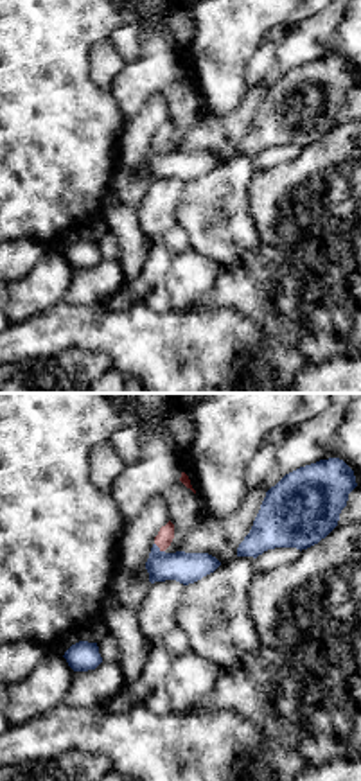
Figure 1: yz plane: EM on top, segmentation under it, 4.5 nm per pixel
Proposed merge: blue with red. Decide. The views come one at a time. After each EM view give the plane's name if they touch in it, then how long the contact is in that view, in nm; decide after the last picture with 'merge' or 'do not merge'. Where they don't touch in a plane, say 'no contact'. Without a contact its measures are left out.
yz | 60 nm

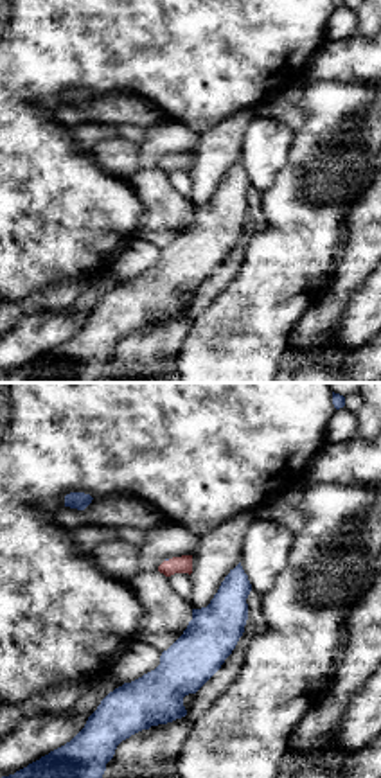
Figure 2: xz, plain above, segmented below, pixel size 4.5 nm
no contact

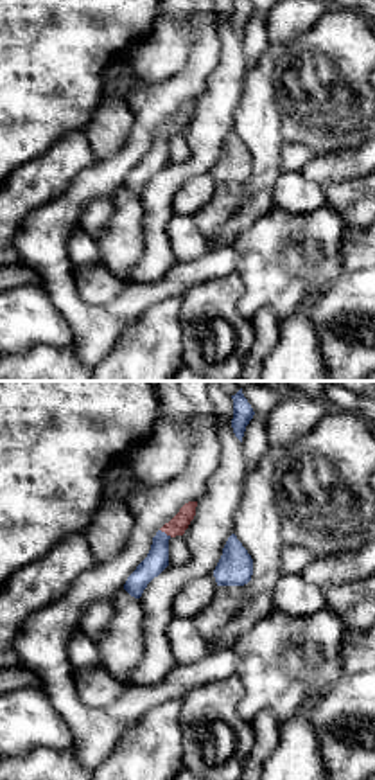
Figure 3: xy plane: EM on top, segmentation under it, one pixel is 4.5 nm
xy | 70 nm

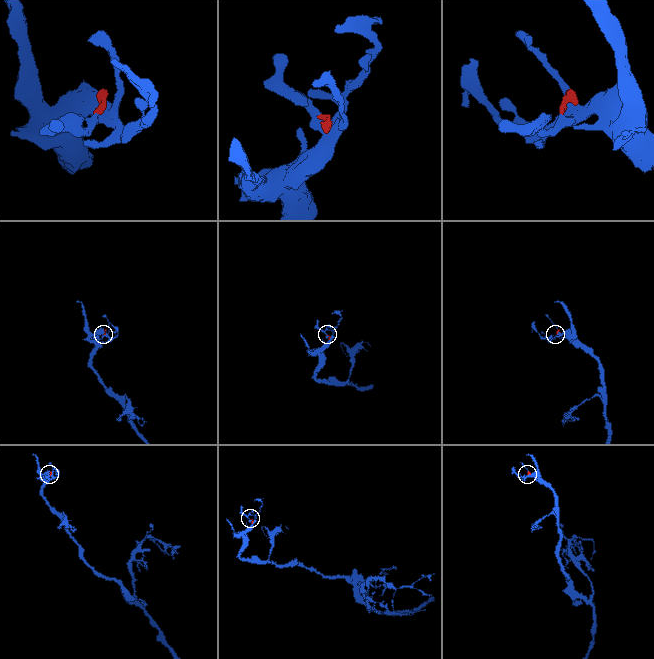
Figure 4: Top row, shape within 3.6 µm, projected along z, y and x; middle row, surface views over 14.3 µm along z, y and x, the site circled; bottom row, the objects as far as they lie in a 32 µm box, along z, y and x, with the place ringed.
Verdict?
merge

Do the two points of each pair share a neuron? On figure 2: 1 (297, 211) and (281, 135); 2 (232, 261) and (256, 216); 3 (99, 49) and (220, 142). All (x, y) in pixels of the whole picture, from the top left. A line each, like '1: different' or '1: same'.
1: different
2: same
3: different

